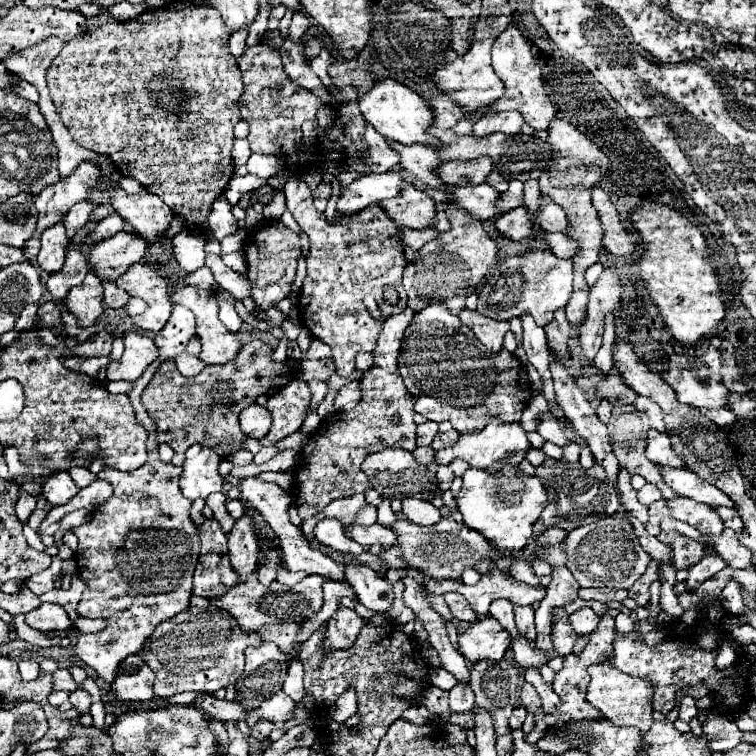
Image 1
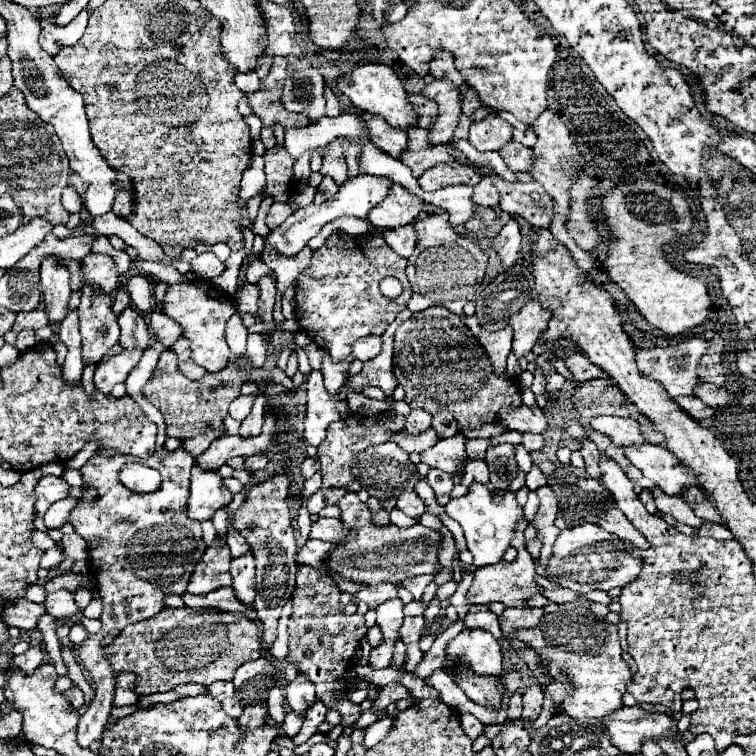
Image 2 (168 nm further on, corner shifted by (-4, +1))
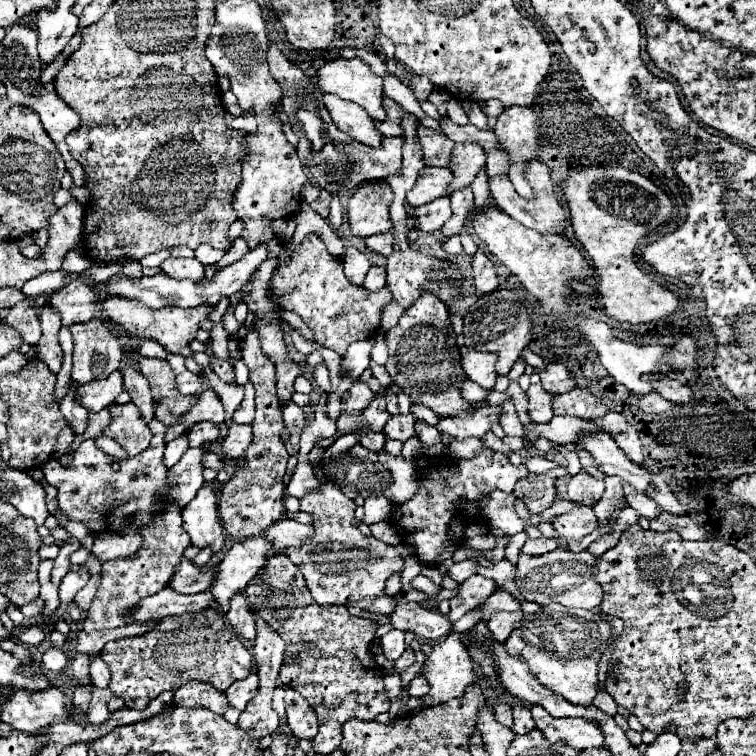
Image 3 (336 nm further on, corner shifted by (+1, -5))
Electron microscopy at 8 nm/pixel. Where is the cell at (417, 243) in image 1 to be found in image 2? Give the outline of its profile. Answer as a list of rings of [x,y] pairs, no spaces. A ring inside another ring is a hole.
[[[411,224],[401,226],[397,230],[383,230],[381,234],[383,234],[385,242],[403,258],[409,258],[417,244],[417,230]]]

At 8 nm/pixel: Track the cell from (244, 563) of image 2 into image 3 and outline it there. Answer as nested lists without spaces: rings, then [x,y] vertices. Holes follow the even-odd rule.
[[[238,592],[232,600],[230,600],[230,610],[226,614],[228,624],[244,638],[244,640],[254,640],[256,636],[256,626],[254,626],[254,618],[250,612],[250,602],[248,596],[244,592]]]

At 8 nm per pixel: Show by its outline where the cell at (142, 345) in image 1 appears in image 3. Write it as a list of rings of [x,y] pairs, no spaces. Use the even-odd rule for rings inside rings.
[[[114,370],[106,380],[92,380],[84,386],[78,386],[78,400],[90,412],[100,412],[116,400],[124,390],[124,380],[120,370]]]

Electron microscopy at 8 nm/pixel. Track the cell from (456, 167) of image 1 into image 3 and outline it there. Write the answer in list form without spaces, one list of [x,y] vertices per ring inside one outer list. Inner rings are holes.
[[[426,166],[420,172],[414,188],[406,194],[406,202],[414,208],[418,208],[422,204],[428,204],[428,202],[444,196],[448,192],[452,180],[454,180],[454,174],[450,172],[450,168]]]

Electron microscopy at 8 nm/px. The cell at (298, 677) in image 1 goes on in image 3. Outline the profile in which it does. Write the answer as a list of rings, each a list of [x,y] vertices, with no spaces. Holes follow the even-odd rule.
[[[286,688],[286,718],[288,726],[294,732],[296,738],[314,738],[318,734],[318,718],[314,708],[308,704],[306,698],[300,696],[300,692]]]

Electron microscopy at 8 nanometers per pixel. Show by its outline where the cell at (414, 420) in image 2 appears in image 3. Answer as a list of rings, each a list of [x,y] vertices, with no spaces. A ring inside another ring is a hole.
[[[412,412],[410,414],[396,414],[396,416],[388,418],[388,422],[384,426],[384,434],[388,438],[406,442],[408,438],[414,436],[414,426],[416,426],[416,418]]]

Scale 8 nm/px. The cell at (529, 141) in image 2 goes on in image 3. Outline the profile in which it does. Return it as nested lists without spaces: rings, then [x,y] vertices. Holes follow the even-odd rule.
[[[463,101],[462,107],[469,117],[470,123],[481,130],[492,130],[487,124],[488,120],[486,115],[482,112],[478,102]]]

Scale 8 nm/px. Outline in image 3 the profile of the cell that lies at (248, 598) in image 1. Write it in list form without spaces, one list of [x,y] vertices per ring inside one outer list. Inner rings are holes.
[[[164,588],[156,596],[142,600],[136,606],[136,612],[132,614],[132,622],[146,622],[150,618],[164,618],[172,614],[188,614],[188,612],[204,612],[208,608],[216,608],[216,600],[210,592],[194,594],[194,596],[182,596],[178,592],[172,592],[172,588]]]

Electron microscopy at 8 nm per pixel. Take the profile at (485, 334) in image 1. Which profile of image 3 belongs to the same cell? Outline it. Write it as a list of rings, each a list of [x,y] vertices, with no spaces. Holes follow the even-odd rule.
[[[464,334],[458,336],[458,344],[462,352],[462,368],[466,378],[480,384],[482,388],[494,388],[496,376],[498,376],[494,368],[498,362],[496,352],[478,352],[470,346],[464,346],[462,342],[464,342]]]

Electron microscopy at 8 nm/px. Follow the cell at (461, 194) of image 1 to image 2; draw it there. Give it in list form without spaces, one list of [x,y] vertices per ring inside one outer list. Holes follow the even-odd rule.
[[[417,186],[417,190],[411,190],[413,194],[417,194],[423,202],[429,202],[441,210],[445,210],[449,214],[449,224],[461,226],[463,222],[467,222],[471,218],[473,212],[473,186],[447,186],[435,192],[425,192]]]

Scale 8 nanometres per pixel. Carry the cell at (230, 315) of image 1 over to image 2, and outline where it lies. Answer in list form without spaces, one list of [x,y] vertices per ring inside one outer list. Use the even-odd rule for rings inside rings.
[[[237,312],[229,318],[225,332],[227,332],[225,336],[227,336],[227,344],[233,352],[233,356],[243,358],[245,356],[245,342],[247,342],[247,328],[245,328],[245,324]]]

